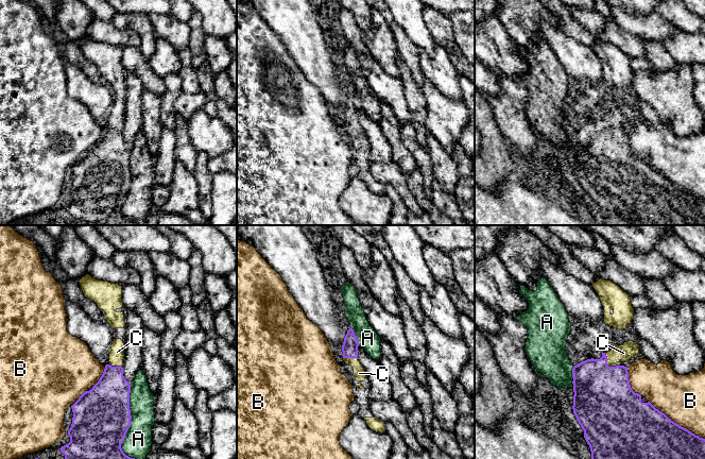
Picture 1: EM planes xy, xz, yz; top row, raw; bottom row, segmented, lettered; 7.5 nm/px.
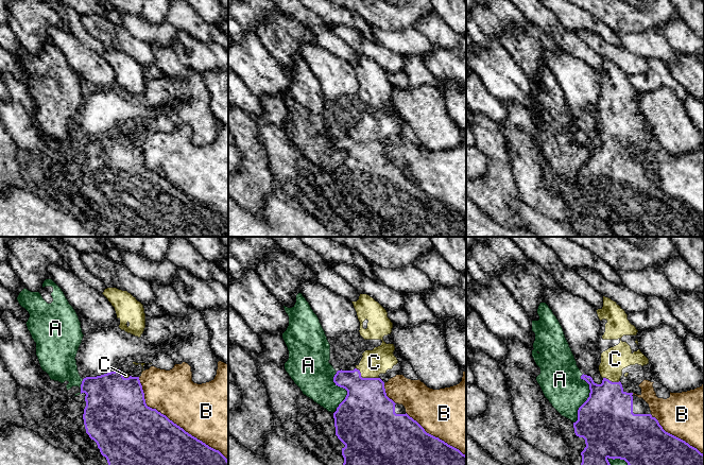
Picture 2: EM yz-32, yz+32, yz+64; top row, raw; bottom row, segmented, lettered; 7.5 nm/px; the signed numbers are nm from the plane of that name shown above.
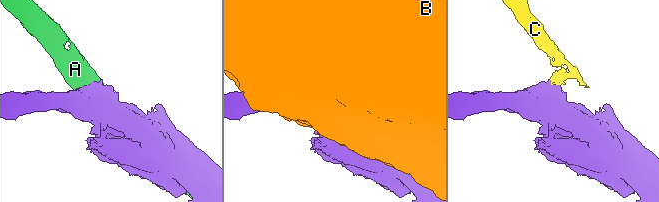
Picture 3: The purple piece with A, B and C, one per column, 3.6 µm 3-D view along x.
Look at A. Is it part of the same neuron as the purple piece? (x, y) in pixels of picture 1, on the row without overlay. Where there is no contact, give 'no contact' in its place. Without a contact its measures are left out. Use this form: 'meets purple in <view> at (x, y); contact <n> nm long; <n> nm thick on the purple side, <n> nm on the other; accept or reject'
meets purple in xy at (130, 187); contact 600 nm long; 440 nm thick on the purple side, 220 nm on the other; reject

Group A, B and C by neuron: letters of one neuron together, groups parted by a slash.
A / B / C

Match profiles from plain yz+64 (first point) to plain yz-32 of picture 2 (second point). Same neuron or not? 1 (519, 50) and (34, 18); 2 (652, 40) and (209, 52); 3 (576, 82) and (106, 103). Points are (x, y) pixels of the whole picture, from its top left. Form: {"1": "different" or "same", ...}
{"1": "same", "2": "different", "3": "different"}

